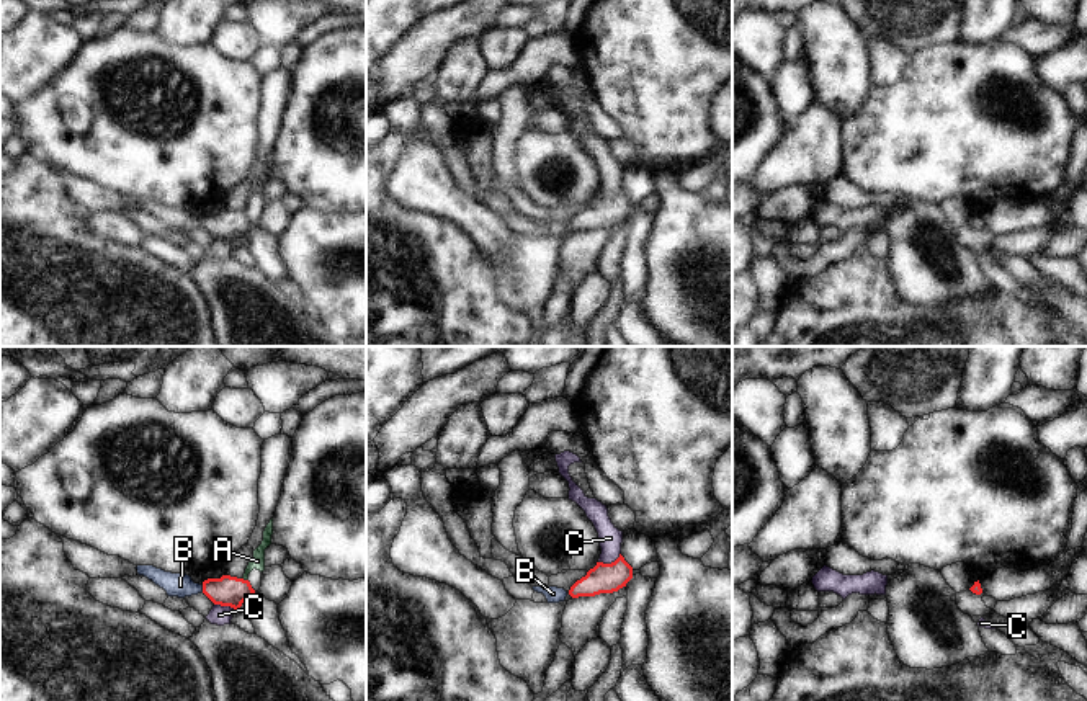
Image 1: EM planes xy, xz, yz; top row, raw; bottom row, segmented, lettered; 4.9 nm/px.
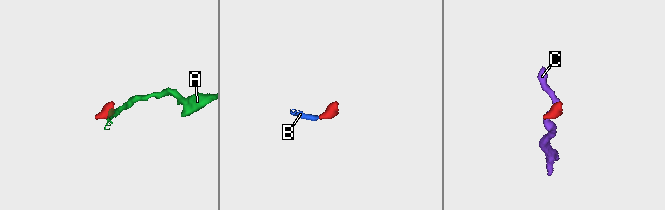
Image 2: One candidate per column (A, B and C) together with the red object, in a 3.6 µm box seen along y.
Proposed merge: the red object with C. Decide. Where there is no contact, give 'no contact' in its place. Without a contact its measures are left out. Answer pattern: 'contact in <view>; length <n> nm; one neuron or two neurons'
contact in xz; length 120 nm; two neurons

